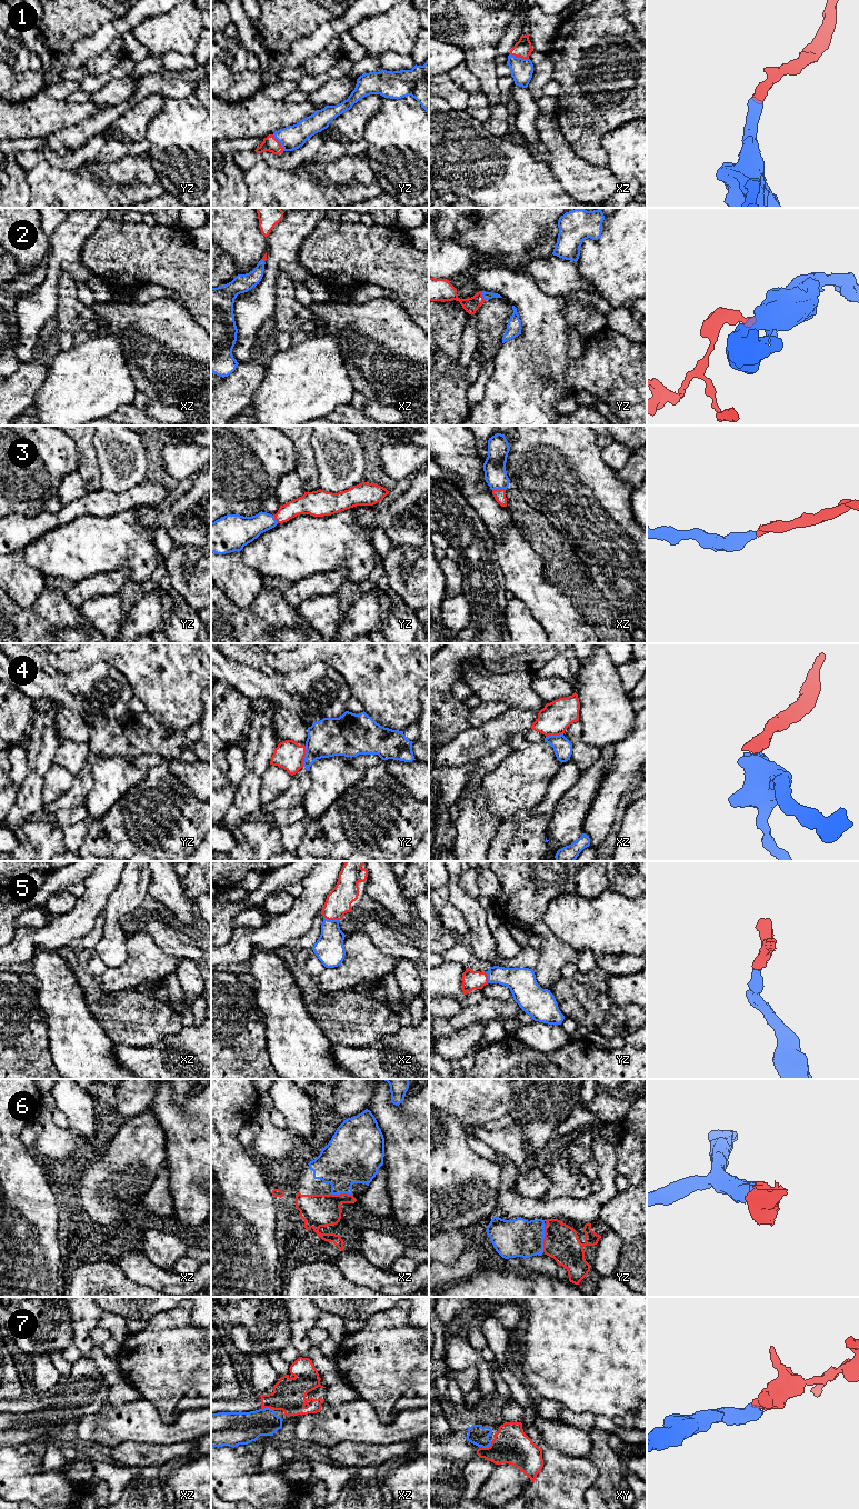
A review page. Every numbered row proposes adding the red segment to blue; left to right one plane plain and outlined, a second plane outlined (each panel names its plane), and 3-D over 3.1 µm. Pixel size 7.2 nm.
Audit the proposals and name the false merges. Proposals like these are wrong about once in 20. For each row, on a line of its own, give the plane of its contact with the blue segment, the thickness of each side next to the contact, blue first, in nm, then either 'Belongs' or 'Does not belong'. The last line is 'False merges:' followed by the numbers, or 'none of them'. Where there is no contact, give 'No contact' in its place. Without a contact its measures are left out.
1: Touches blue in xz. Thickness 160 nm (blue) against 130 nm. Belongs
2: Touches blue in yz. Thickness 60 nm (blue) against 120 nm. Belongs
3: Touches blue in xz. Thickness 160 nm (blue) against 80 nm. Belongs
4: Touches blue in yz. Thickness 280 nm (blue) against 200 nm. Does not belong
5: Touches blue in xz. Thickness 220 nm (blue) against 190 nm. Belongs
6: Touches blue in yz. Thickness 280 nm (blue) against 240 nm. Belongs
7: Touches blue in xy. Thickness 140 nm (blue) against 260 nm. Belongs
False merges: 4

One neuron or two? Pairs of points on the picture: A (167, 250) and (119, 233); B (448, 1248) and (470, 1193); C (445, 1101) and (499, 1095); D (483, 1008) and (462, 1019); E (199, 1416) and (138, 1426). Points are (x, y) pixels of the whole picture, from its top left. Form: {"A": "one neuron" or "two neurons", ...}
{"A": "one neuron", "B": "two neurons", "C": "one neuron", "D": "one neuron", "E": "one neuron"}

